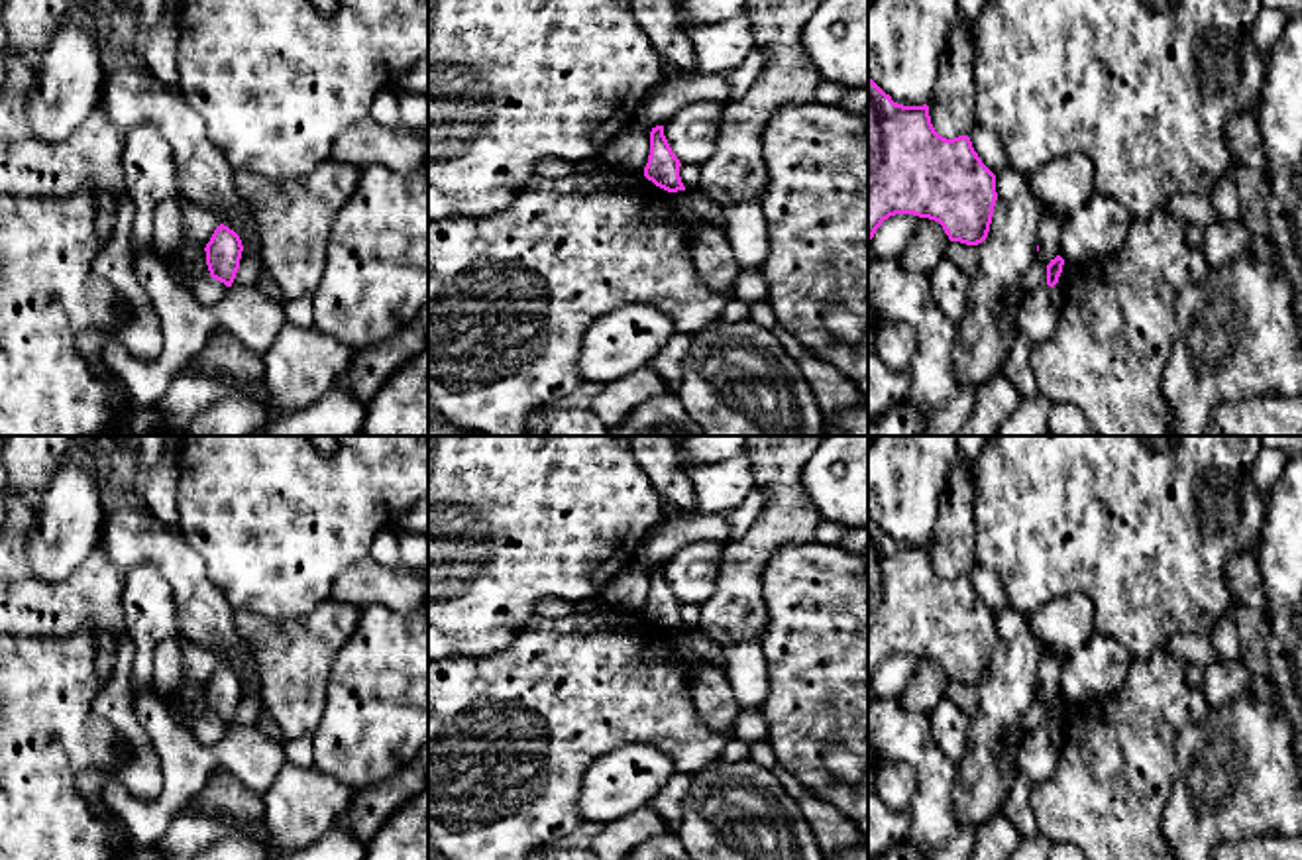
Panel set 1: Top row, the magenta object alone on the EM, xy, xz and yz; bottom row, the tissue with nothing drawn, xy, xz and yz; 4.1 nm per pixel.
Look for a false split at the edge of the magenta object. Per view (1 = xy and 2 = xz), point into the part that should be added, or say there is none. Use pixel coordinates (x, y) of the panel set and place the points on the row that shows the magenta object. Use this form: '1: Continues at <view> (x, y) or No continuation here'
1: No continuation here
2: No continuation here

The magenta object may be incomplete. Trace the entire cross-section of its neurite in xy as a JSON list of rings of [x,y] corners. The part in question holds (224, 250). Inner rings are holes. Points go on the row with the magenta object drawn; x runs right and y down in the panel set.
[[[220,224],[204,247],[210,277],[232,287],[242,259],[242,240],[228,226]]]

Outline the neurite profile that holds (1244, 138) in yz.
[[[1255,112],[1235,116],[1227,126],[1225,137],[1235,163],[1267,169],[1267,153]]]

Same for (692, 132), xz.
[[[715,100],[685,104],[664,124],[664,135],[679,163],[703,165],[713,155],[723,106]]]

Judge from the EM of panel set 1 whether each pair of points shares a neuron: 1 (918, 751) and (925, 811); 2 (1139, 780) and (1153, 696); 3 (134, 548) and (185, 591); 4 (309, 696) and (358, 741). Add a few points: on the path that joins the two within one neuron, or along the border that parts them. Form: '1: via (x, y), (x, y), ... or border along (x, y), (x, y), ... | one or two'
1: via (929, 766), (929, 796) | one
2: via (1145, 758), (1145, 717) | one
3: via (150, 548), (179, 576) | one
4: border along (334, 662), (328, 674), (325, 711), (311, 735) | two

